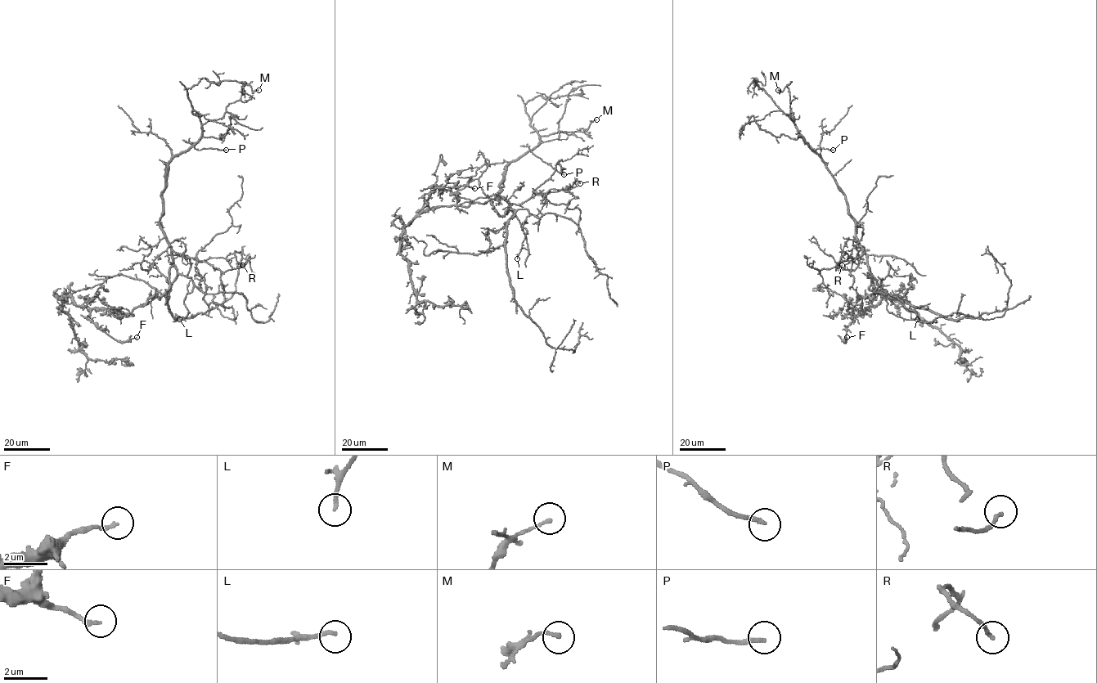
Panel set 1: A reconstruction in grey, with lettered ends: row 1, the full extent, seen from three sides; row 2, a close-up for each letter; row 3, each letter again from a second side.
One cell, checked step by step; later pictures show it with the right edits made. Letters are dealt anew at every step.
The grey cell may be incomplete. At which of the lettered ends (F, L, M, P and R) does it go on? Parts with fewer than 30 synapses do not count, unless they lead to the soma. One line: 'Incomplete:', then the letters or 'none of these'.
Incomplete: none of these

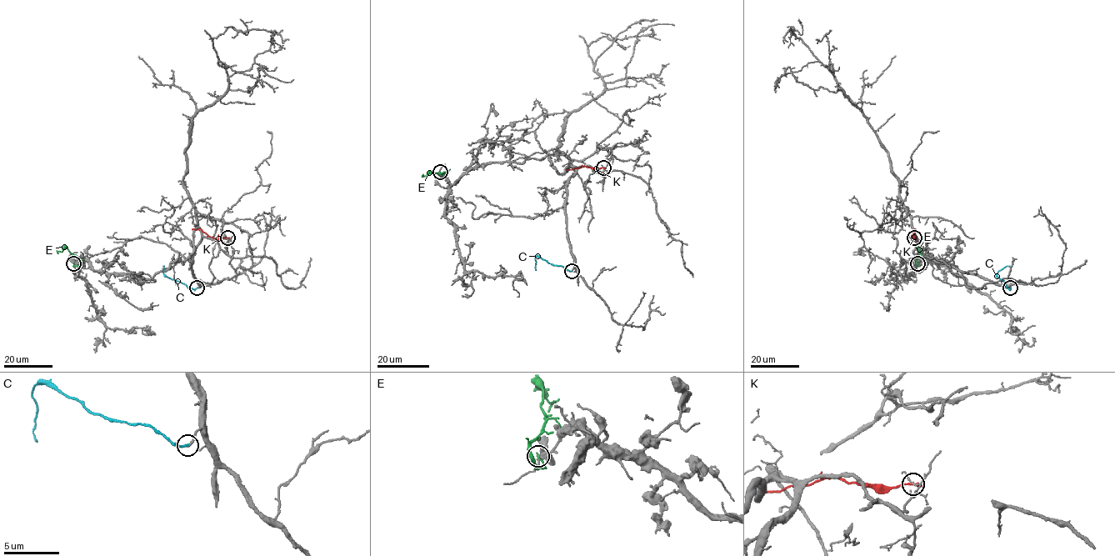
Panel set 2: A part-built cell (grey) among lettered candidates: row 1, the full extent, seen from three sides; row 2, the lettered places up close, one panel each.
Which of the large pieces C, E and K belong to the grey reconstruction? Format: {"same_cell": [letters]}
{"same_cell": ["C"]}

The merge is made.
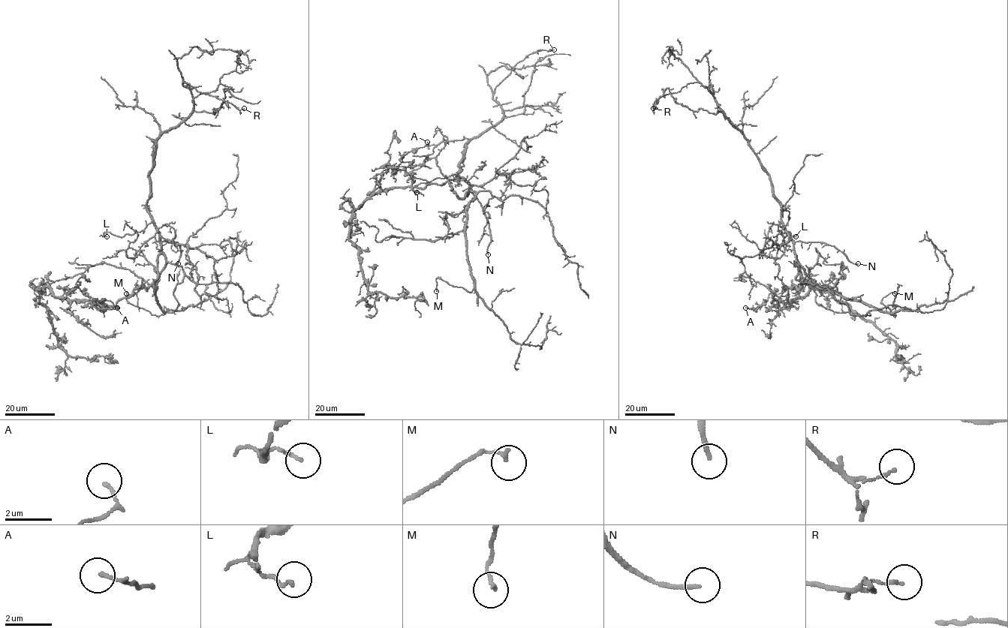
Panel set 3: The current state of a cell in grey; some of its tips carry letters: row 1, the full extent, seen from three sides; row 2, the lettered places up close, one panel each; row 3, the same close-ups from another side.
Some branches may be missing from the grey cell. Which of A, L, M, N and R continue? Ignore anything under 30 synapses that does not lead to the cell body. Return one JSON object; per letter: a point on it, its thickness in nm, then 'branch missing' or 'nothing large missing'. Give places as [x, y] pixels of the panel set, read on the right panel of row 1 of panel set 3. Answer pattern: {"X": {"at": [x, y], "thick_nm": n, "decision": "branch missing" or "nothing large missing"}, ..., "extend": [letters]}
{"A": {"at": [745, 307], "thick_nm": 140, "decision": "nothing large missing"}, "L": {"at": [795, 236], "thick_nm": 120, "decision": "nothing large missing"}, "M": {"at": [895, 293], "thick_nm": 130, "decision": "nothing large missing"}, "N": {"at": [858, 263], "thick_nm": 170, "decision": "branch missing"}, "R": {"at": [653, 108], "thick_nm": 120, "decision": "nothing large missing"}, "extend": ["N"]}

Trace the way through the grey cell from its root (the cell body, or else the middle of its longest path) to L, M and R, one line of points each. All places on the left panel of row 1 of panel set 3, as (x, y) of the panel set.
L: (157, 261), (160, 238), (152, 223), (132, 235), (120, 237), (106, 232), (102, 235), (106, 236)
M: (157, 261), (162, 254), (165, 266), (157, 276), (155, 296), (164, 314), (153, 315), (133, 305), (126, 293)
R: (157, 261), (160, 238), (147, 207), (149, 171), (156, 140), (192, 109), (191, 92), (183, 82), (244, 108)

